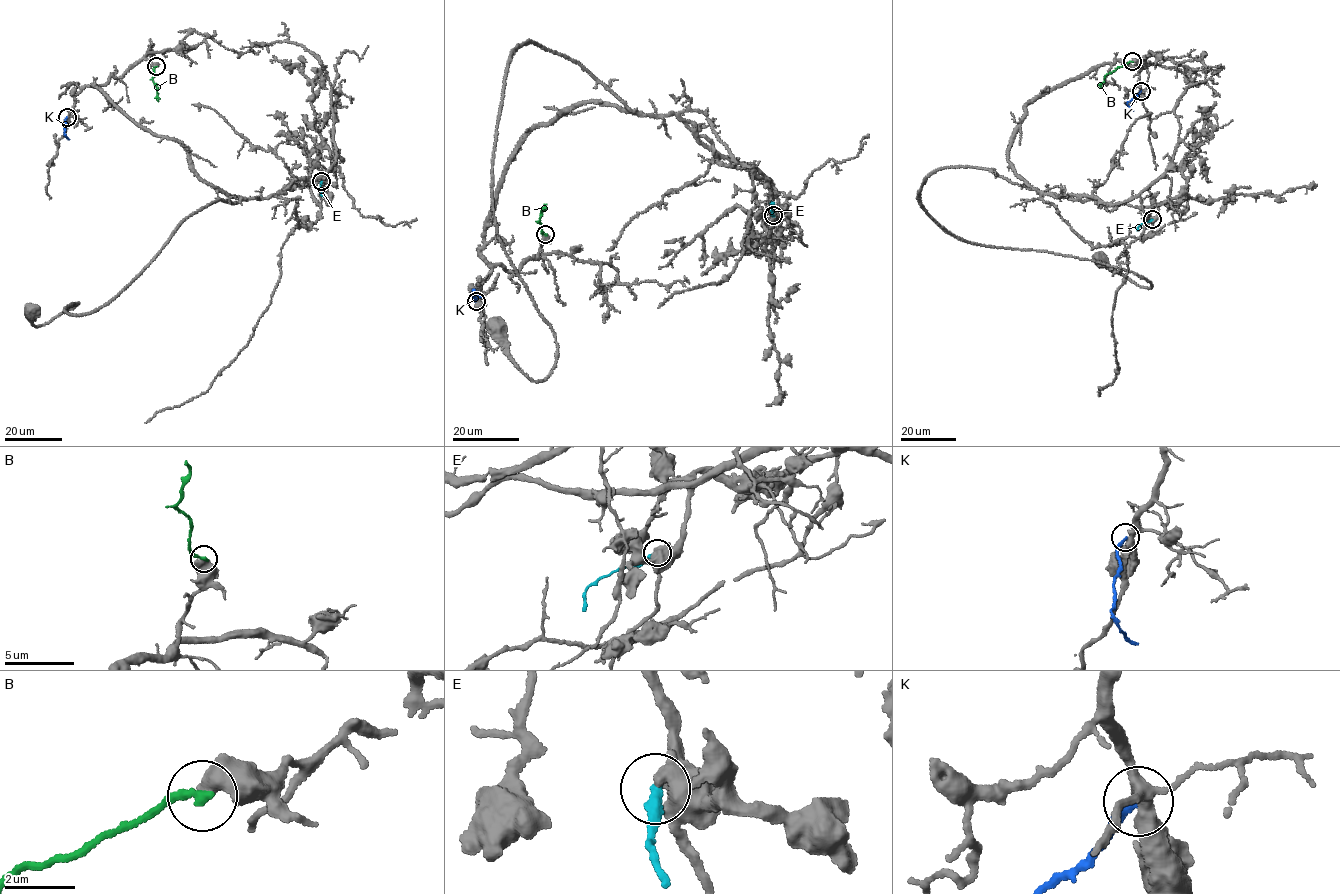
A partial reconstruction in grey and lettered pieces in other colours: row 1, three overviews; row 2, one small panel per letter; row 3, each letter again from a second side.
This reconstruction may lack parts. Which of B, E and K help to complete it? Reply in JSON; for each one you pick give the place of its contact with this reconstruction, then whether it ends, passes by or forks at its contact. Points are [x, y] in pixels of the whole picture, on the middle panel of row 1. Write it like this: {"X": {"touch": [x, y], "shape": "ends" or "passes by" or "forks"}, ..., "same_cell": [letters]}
{"same_cell": []}

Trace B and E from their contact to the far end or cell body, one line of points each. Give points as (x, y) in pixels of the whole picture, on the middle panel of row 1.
B: (545, 234), (538, 221), (547, 204)
E: (773, 215), (770, 203), (773, 202)

